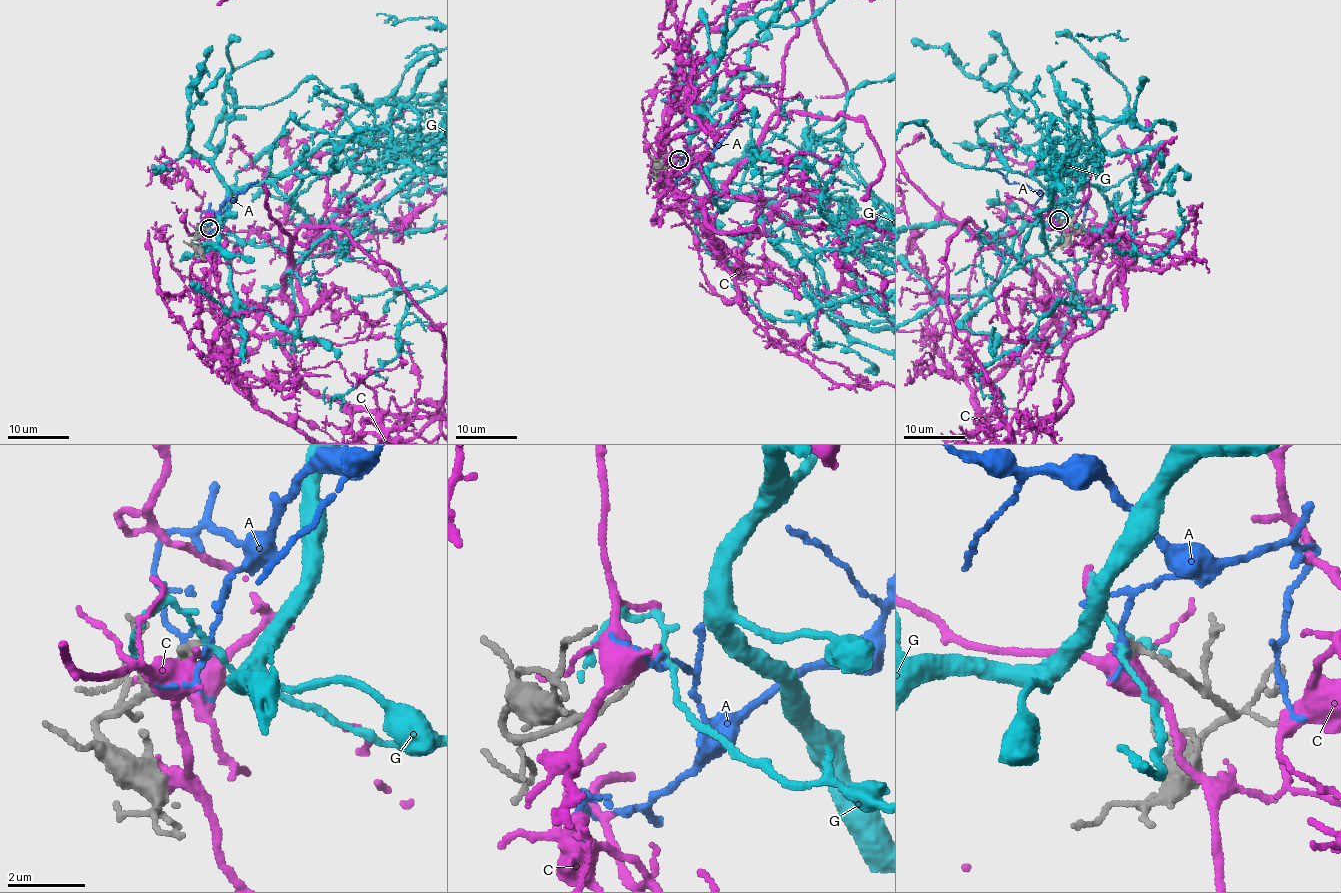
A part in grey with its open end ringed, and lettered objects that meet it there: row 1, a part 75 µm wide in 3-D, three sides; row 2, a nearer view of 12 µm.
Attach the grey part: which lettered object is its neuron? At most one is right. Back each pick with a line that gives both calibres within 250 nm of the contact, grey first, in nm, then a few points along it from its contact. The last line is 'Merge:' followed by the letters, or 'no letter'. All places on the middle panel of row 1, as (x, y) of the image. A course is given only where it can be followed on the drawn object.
Merge: no letter

